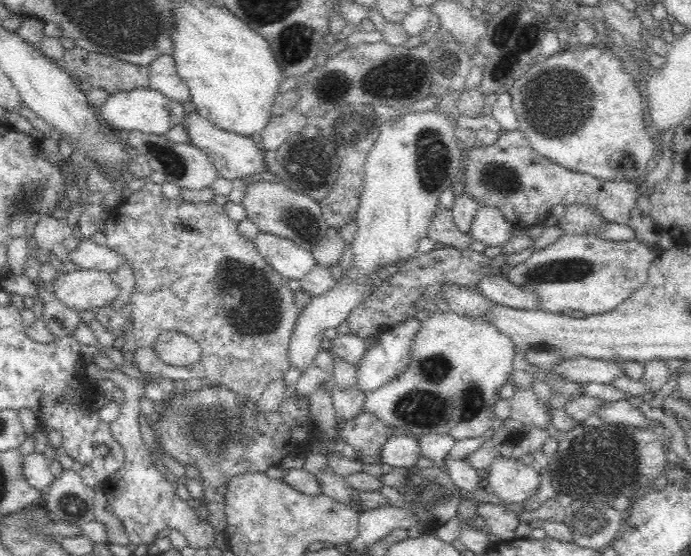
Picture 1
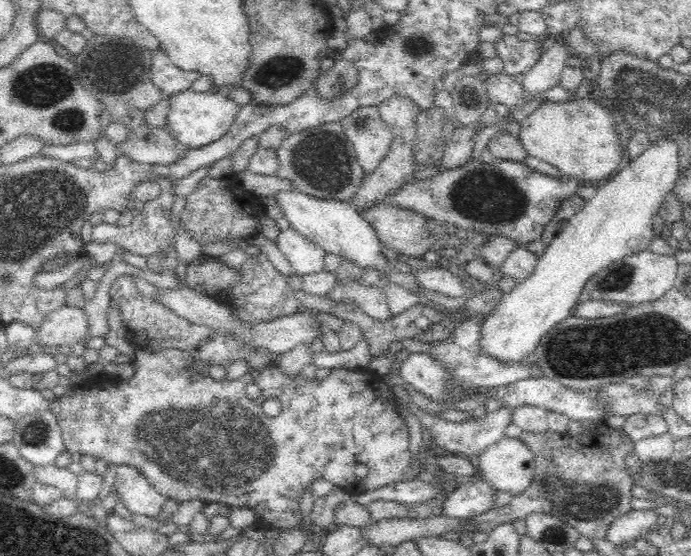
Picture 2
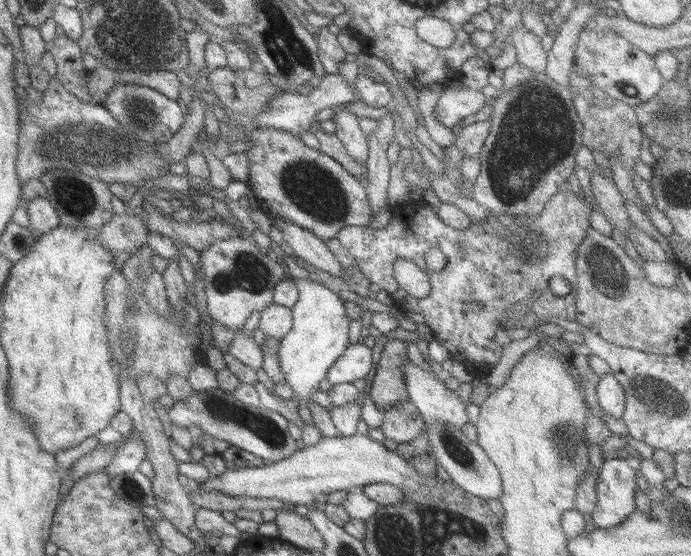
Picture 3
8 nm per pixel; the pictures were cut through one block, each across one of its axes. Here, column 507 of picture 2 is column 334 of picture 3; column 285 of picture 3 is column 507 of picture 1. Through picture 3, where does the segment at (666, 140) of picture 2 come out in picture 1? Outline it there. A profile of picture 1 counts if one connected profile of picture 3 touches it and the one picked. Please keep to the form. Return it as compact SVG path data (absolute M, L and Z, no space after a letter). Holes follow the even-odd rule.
M434 308L429 309L428 317L423 320L420 325L419 331L416 333L415 339L411 344L410 362L409 367L405 368L399 375L396 375L392 381L387 382L384 386L377 388L376 390L367 392L365 394L365 401L363 409L367 410L377 416L384 424L387 424L394 431L396 436L410 435L412 437L419 437L423 434L449 434L454 440L464 440L464 438L478 438L482 436L486 430L492 427L492 421L494 420L494 404L500 398L498 393L504 384L511 382L511 374L513 373L513 360L515 358L515 350L513 340L503 332L500 332L491 322L484 320L483 318L470 318L469 316L460 316L450 310L440 311Z

